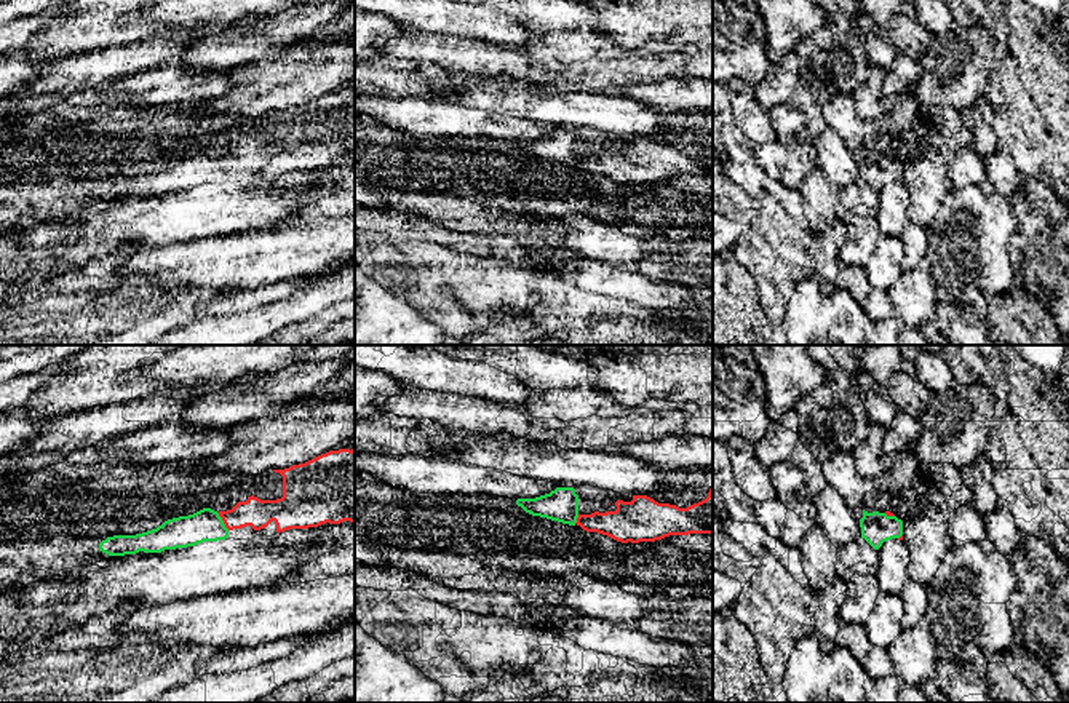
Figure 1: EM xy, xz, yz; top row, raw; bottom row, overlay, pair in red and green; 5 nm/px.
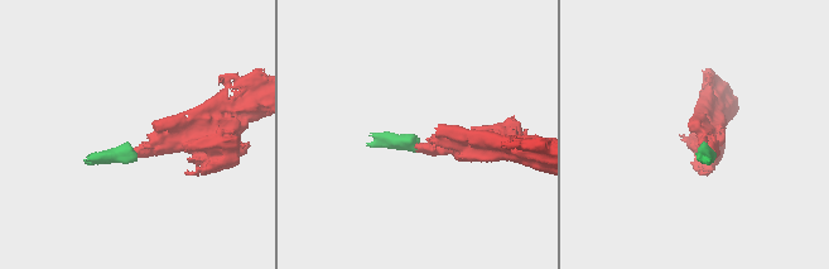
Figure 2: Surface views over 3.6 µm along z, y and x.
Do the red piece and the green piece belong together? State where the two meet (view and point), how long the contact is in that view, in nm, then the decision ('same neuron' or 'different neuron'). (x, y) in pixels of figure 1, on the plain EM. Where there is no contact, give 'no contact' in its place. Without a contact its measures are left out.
xy (222, 162) | 110 nm | same neuron

